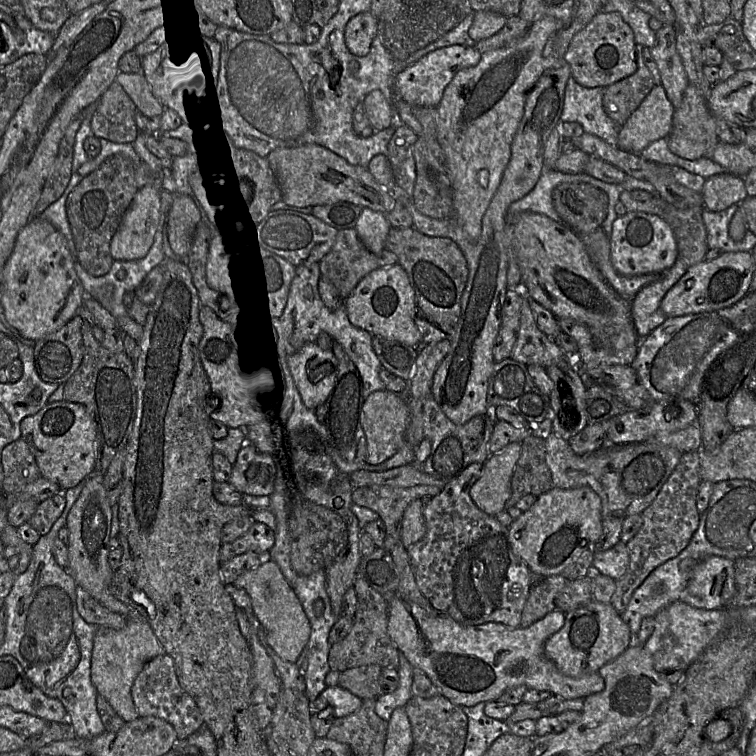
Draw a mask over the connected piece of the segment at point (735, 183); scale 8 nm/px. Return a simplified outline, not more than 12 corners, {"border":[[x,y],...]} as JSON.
{"border":[[729,172],[707,178],[704,208],[723,211],[748,197],[744,177]]}

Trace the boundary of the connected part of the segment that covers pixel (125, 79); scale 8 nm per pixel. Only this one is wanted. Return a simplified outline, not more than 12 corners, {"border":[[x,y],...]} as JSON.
{"border":[[119,72],[116,81],[147,118],[165,107],[143,73]]}

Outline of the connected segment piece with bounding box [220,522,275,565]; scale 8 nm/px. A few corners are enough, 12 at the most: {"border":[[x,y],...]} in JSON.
{"border":[[255,522],[220,547],[220,565],[274,546],[274,531]]}

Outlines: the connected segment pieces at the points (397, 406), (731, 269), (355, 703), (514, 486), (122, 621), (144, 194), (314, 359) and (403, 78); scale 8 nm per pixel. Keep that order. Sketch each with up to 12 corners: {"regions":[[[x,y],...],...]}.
{"regions":[[[389,390],[363,402],[365,462],[378,465],[403,445],[409,405]],[[751,251],[689,267],[660,308],[670,318],[729,307],[748,293]],[[326,687],[309,704],[310,714],[326,707],[335,718],[354,713],[362,700],[340,687]],[[544,438],[521,442],[504,510],[552,487]],[[80,586],[76,604],[88,624],[122,629],[125,617],[104,607]],[[161,186],[135,194],[111,240],[114,261],[142,259],[161,217]],[[304,344],[288,370],[310,409],[325,403],[337,375],[332,350]],[[474,46],[439,48],[398,72],[393,91],[436,107],[454,75],[477,65]]]}

